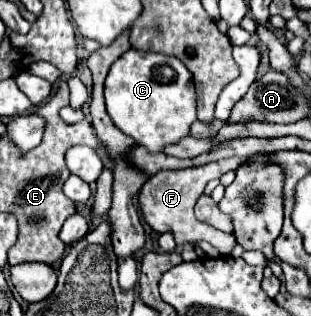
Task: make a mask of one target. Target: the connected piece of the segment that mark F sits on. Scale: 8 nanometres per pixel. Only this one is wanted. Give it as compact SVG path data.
M227 158L227 160L219 160L219 162L209 162L197 168L185 168L185 170L161 170L157 174L153 174L141 188L139 192L139 208L143 212L145 222L159 234L163 232L171 232L177 240L179 246L187 244L187 242L197 242L197 240L205 240L211 246L215 246L219 250L219 254L231 254L231 250L235 248L237 240L233 234L225 234L209 224L203 224L195 218L193 208L195 202L199 200L199 196L203 194L203 188L207 186L209 180L221 178L221 174L229 172L229 170L237 170L241 164L245 164L247 160L243 158Z

